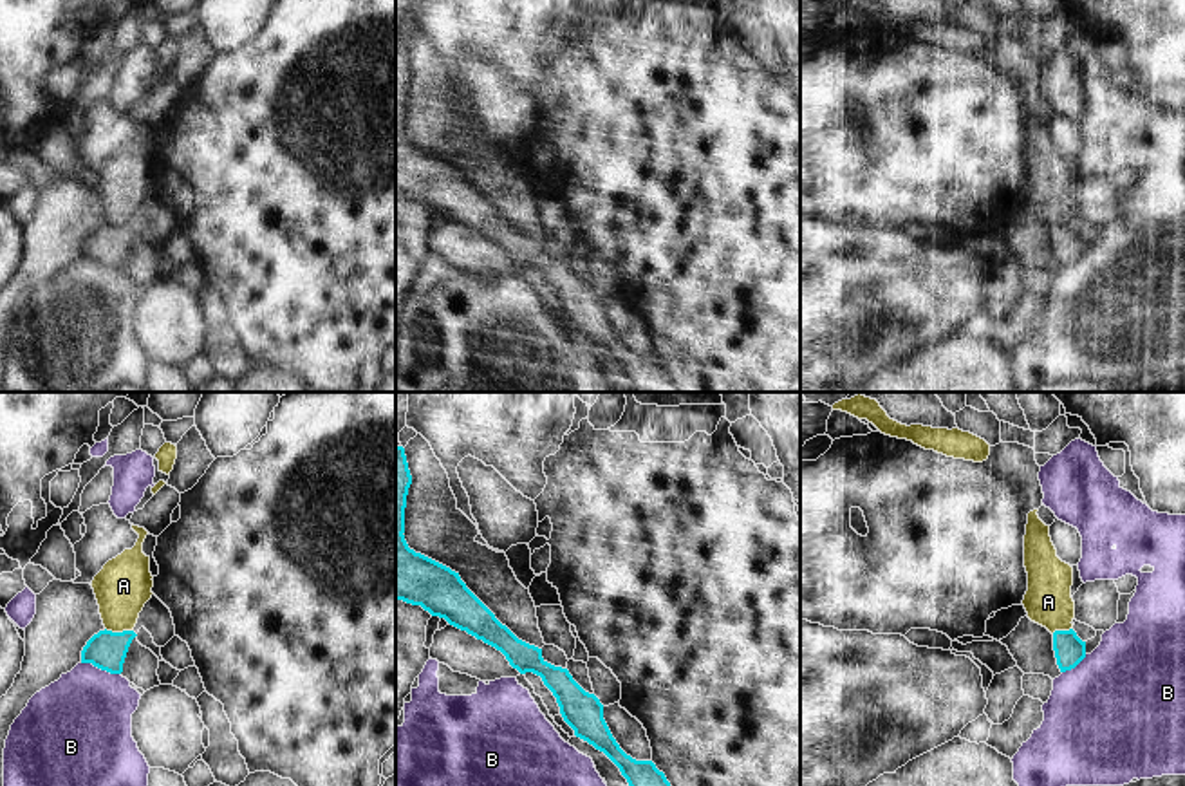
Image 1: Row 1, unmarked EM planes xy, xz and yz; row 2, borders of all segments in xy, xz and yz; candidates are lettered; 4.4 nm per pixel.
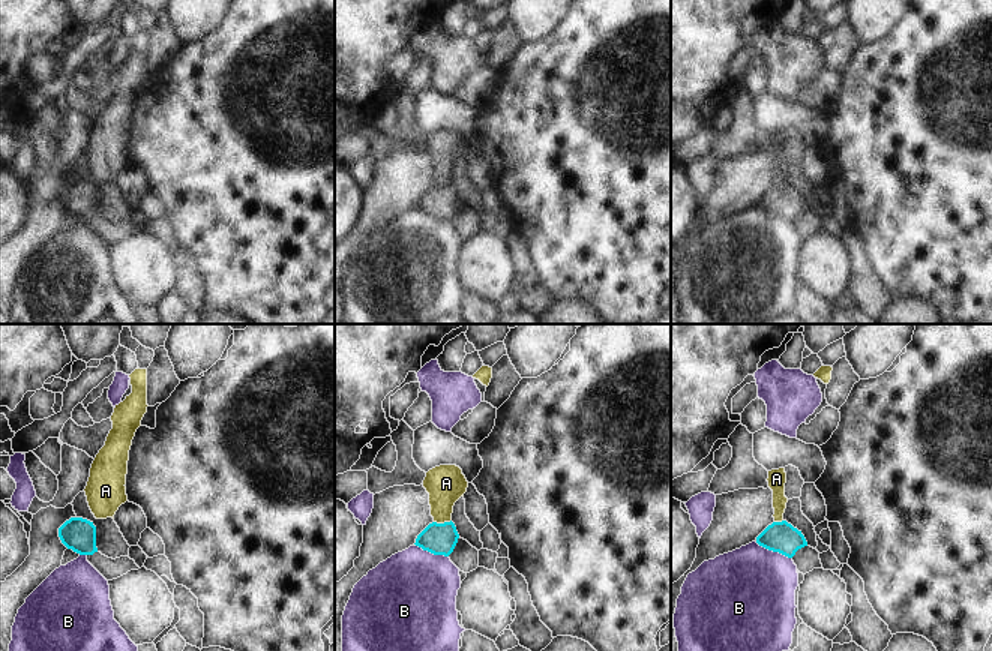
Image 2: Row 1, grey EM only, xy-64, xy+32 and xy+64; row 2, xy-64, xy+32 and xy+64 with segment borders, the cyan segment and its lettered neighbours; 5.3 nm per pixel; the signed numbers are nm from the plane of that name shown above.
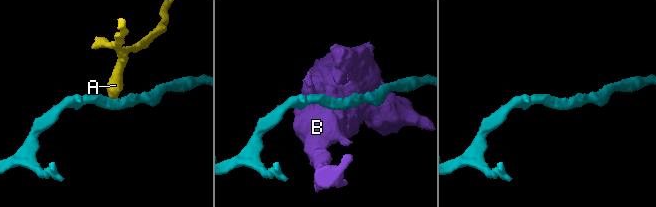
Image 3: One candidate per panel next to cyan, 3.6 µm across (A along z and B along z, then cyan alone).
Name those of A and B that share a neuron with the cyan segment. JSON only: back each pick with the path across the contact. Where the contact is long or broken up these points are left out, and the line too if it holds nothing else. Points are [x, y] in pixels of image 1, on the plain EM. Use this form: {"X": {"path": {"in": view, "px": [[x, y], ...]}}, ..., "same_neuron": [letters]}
{"same_neuron": []}

